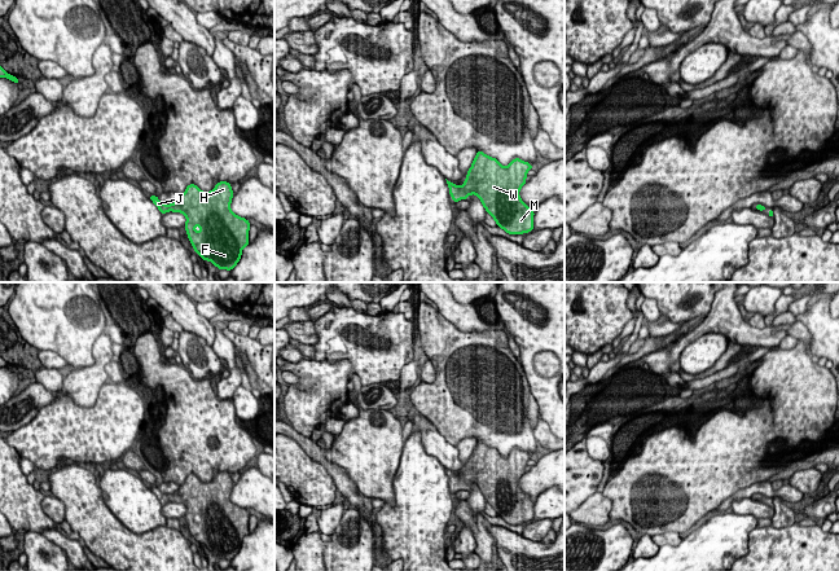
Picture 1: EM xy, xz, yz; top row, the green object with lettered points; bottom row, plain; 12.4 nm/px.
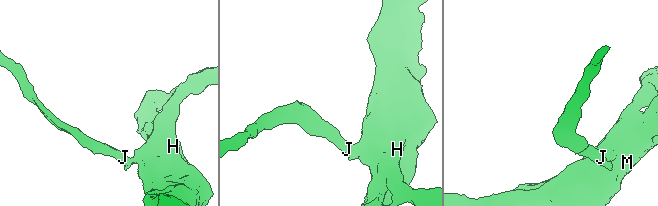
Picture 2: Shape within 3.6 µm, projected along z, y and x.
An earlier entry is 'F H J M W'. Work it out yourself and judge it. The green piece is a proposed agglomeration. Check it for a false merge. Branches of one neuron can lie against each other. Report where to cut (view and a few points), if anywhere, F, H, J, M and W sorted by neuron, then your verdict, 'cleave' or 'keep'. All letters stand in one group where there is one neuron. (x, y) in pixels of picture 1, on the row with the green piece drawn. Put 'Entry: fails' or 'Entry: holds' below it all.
no cut; F H J M W; keep
Entry: holds

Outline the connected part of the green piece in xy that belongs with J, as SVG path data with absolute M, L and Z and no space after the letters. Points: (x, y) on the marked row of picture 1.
M220 181L208 192L202 192L196 184L186 186L183 196L171 205L162 203L157 196L149 196L162 215L167 211L181 212L186 216L185 229L194 251L203 259L212 262L218 269L232 271L241 259L242 249L250 243L250 223L230 211L233 192L228 181Z

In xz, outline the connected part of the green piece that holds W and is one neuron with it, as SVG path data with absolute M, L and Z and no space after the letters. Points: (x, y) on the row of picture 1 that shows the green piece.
M478 150L460 188L447 180L449 196L453 197L452 202L460 202L476 194L497 227L509 234L530 233L535 227L535 211L520 199L519 190L527 183L527 172L531 168L531 163L519 158L504 167L496 158Z

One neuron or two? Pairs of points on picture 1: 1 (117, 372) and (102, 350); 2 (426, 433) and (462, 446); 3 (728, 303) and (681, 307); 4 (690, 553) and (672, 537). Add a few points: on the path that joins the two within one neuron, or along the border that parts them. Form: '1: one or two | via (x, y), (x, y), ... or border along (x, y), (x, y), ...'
1: two | border along (110, 360), (105, 365), (106, 373)
2: two | border along (456, 447), (460, 459), (466, 464)
3: two | border along (715, 295), (710, 311), (695, 323)
4: two | border along (681, 539), (677, 544), (662, 545), (659, 548)

